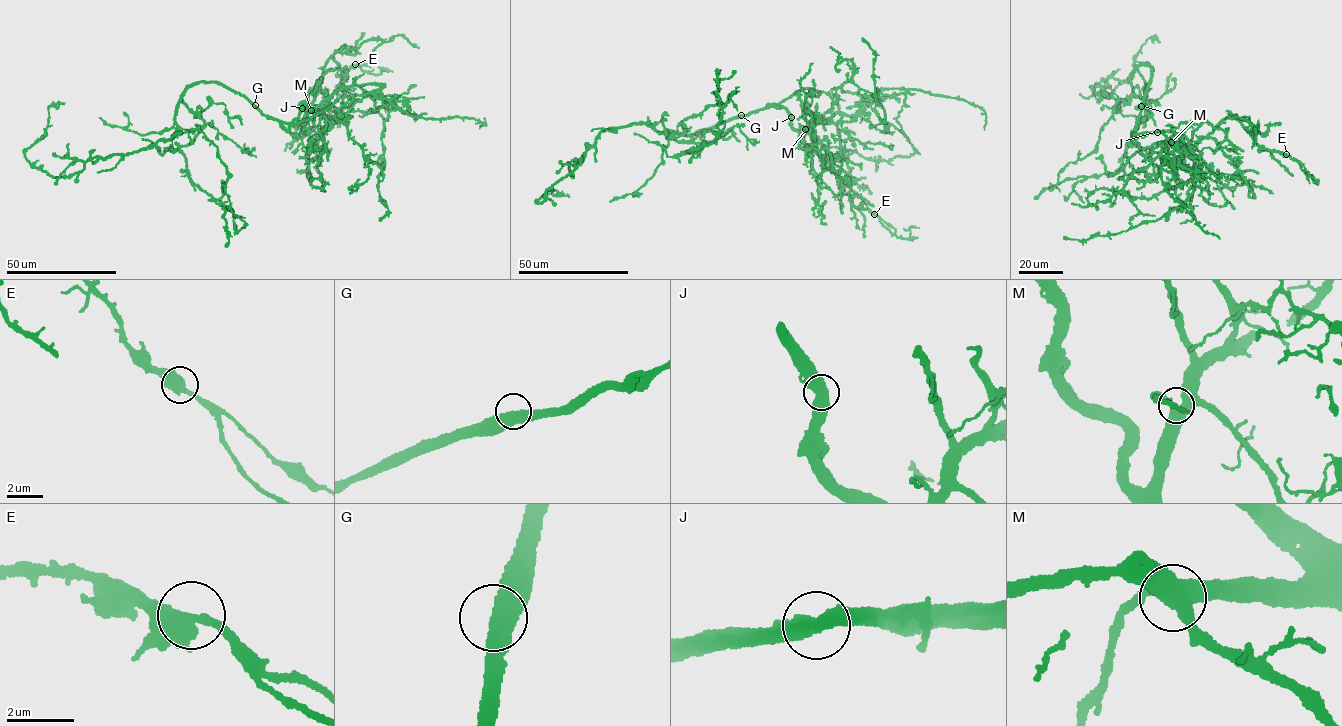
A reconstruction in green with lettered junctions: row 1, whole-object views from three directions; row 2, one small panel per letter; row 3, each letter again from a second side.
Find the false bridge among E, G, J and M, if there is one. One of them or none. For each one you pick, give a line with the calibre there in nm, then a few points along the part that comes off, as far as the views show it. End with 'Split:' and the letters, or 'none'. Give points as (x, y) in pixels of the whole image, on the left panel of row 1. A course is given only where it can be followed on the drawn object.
Split: none

